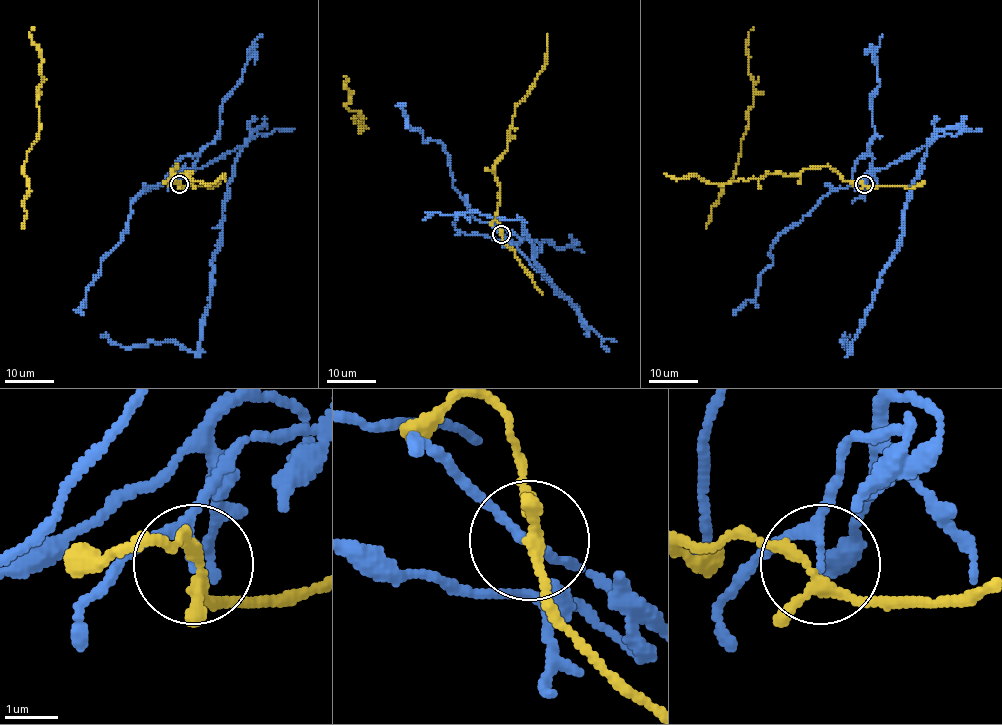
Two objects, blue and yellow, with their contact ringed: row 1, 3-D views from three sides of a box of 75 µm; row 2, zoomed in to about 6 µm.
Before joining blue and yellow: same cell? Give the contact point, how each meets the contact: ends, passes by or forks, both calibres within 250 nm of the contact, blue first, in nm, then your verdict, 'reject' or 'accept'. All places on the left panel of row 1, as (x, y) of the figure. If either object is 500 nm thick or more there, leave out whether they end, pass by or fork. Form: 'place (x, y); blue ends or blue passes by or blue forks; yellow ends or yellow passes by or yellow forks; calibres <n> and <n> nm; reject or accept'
place (179, 184); blue passes by; yellow passes by; calibres 150 and 240 nm; reject

